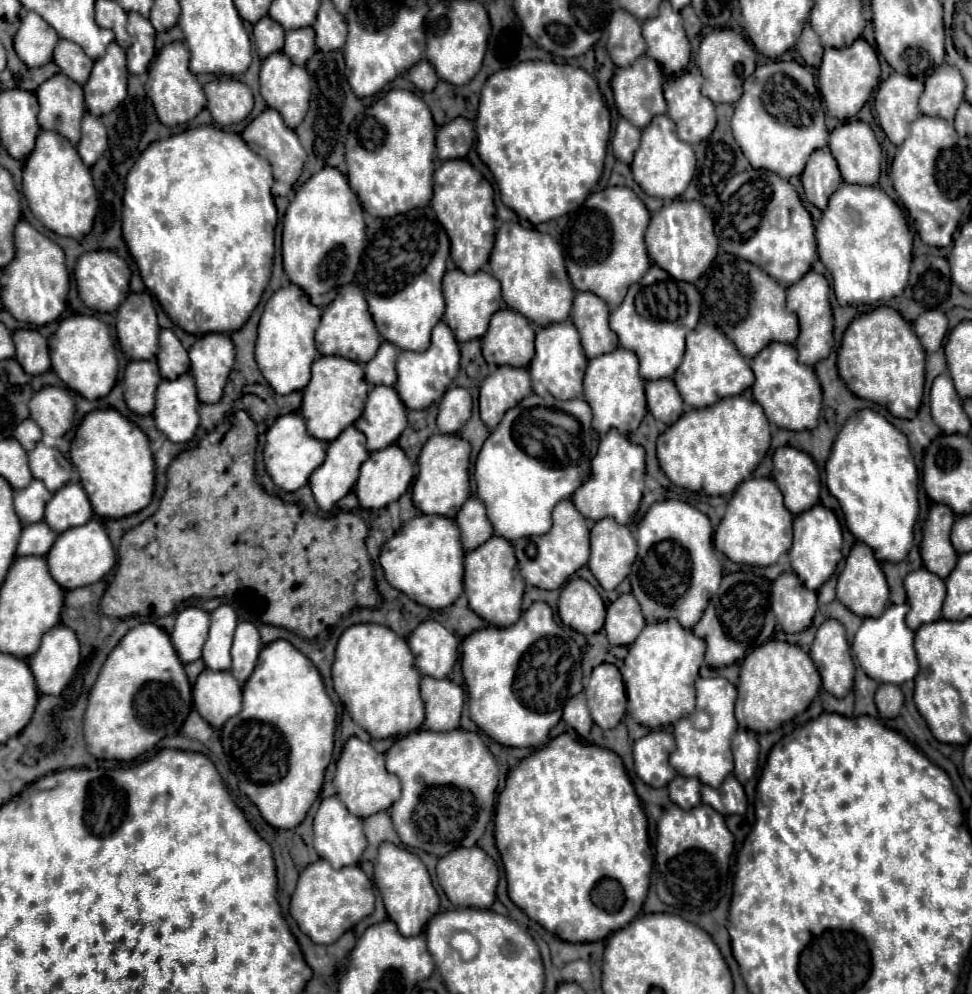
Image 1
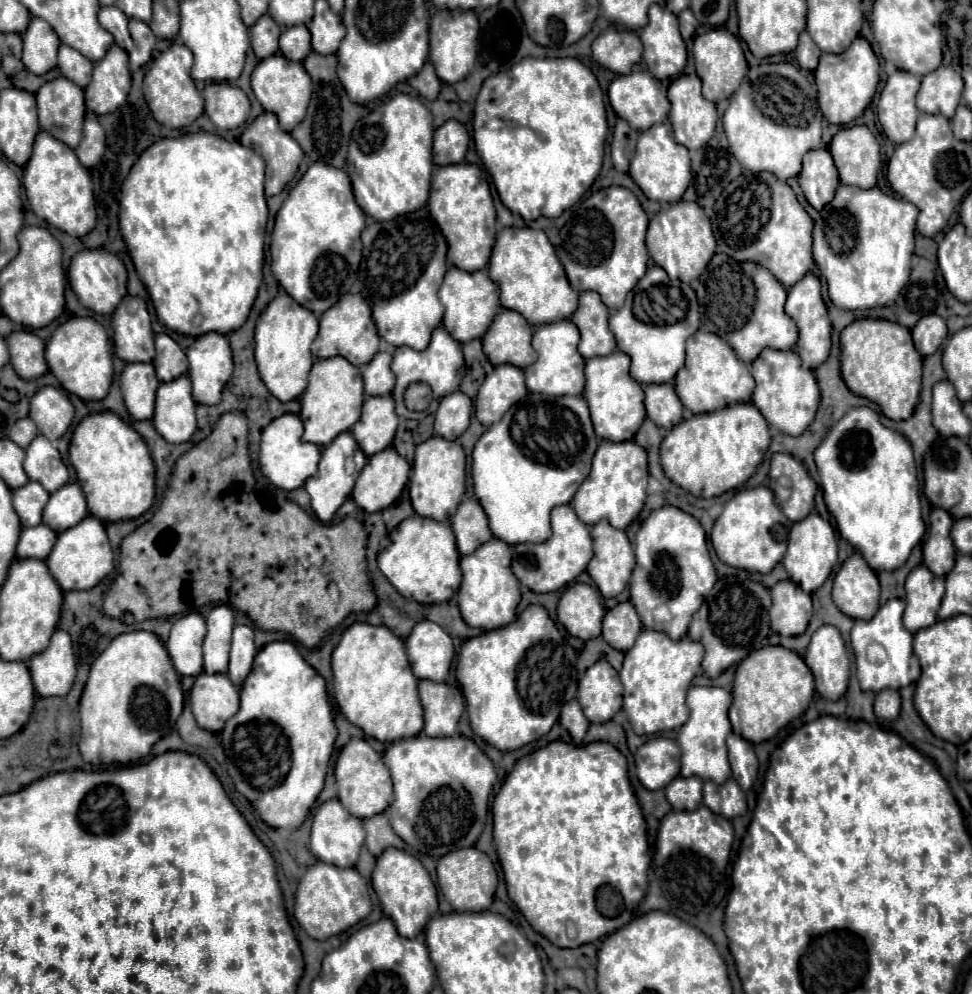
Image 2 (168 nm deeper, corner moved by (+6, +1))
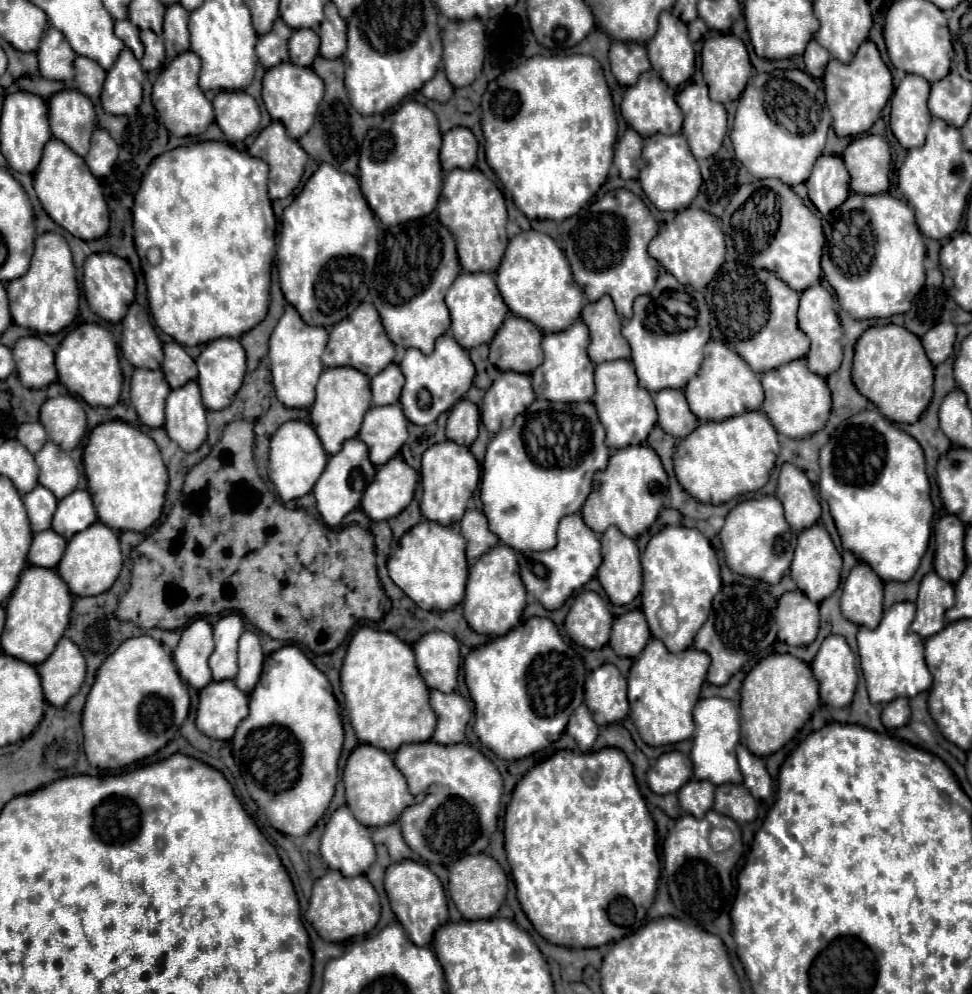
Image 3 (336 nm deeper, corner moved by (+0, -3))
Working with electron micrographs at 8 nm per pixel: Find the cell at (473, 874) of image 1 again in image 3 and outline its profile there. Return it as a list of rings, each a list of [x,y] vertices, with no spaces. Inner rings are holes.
[[[487,854],[465,856],[449,868],[449,894],[467,920],[487,920],[497,914],[507,894],[507,876],[497,860]]]

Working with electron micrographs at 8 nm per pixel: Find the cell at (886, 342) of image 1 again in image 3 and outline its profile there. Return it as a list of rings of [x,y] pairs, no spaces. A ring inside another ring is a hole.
[[[873,326],[861,334],[855,346],[853,382],[879,412],[897,424],[913,424],[933,398],[933,364],[925,356],[921,340],[903,326]]]

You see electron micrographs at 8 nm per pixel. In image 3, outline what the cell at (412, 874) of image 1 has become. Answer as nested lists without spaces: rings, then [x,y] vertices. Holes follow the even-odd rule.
[[[405,860],[399,864],[393,864],[387,868],[385,874],[385,890],[391,902],[393,912],[397,914],[397,920],[405,928],[409,940],[417,946],[427,946],[433,940],[433,934],[439,926],[447,922],[447,898],[441,886],[441,880],[423,864]]]

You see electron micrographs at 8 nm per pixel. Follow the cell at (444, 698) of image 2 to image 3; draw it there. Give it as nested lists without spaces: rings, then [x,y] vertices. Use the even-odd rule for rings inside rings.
[[[431,690],[431,708],[437,714],[437,730],[431,740],[445,746],[463,742],[467,722],[471,720],[471,708],[467,700],[457,692],[445,694]]]

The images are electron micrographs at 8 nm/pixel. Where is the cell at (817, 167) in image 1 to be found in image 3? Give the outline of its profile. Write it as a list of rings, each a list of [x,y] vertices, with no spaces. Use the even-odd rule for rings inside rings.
[[[819,156],[805,184],[811,202],[823,216],[839,208],[849,196],[849,172],[839,156]]]

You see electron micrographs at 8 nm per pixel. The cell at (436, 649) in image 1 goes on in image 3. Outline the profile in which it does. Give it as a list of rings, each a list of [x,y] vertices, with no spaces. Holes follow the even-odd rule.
[[[441,630],[427,632],[415,646],[417,668],[429,688],[441,692],[453,692],[459,676],[459,644],[457,640]]]

